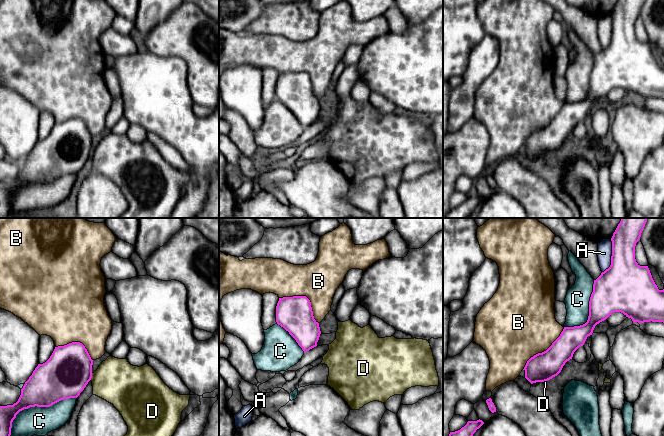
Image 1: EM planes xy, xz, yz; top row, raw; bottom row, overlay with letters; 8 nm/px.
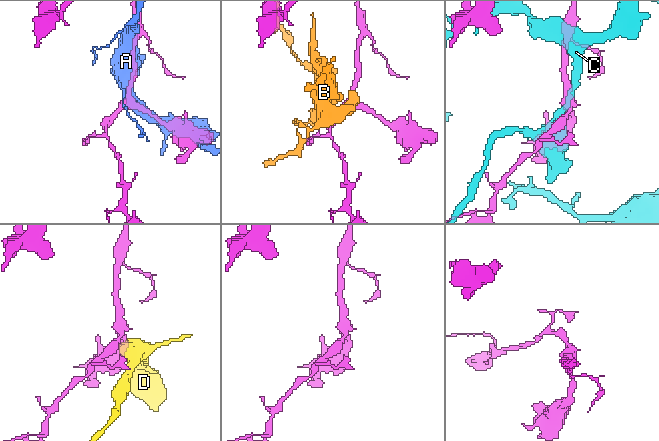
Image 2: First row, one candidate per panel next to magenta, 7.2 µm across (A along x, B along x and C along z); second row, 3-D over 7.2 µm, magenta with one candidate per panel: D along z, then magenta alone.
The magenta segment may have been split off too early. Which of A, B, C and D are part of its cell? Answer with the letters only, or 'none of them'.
B

